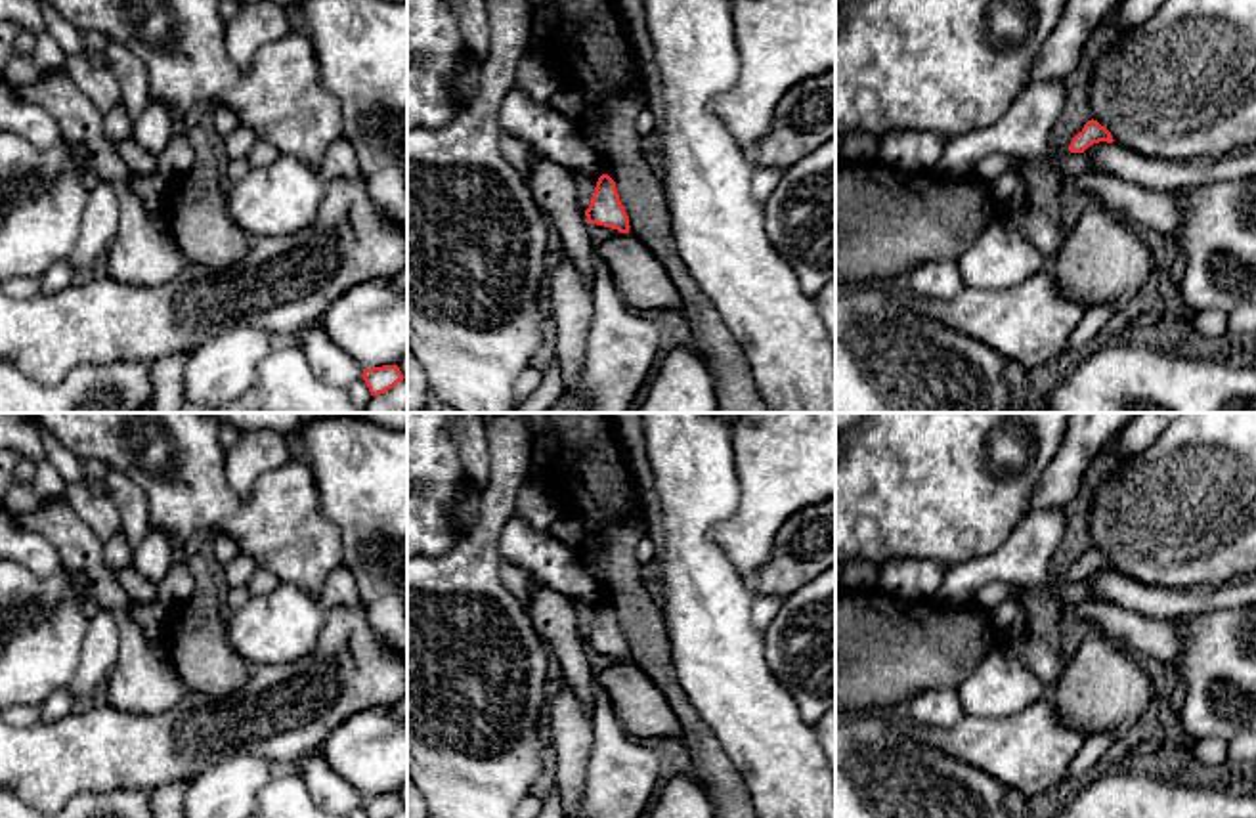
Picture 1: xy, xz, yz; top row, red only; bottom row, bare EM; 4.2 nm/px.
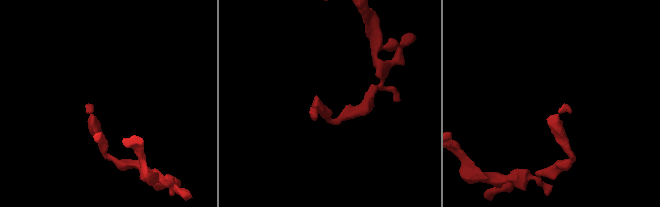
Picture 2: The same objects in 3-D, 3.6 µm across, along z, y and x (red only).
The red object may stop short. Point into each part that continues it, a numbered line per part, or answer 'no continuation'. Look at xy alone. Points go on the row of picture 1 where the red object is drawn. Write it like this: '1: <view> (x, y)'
no continuation

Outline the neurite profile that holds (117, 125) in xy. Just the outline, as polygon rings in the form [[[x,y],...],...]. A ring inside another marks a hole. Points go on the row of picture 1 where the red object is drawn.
[[[122,101],[103,115],[103,134],[111,143],[132,138],[134,120],[126,115]]]

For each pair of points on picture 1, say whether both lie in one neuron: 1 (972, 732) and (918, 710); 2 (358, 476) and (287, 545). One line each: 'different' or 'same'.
1: different
2: different

